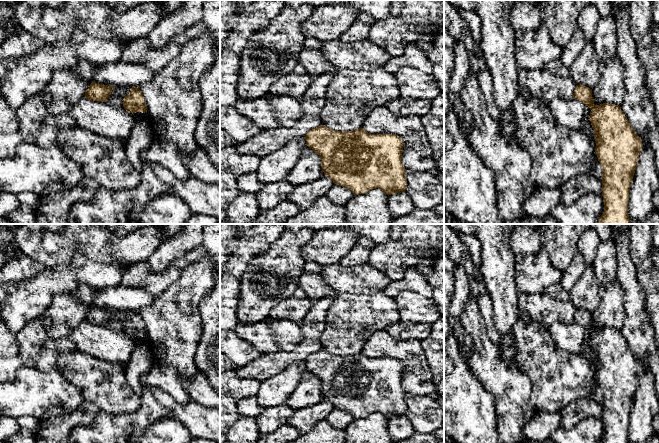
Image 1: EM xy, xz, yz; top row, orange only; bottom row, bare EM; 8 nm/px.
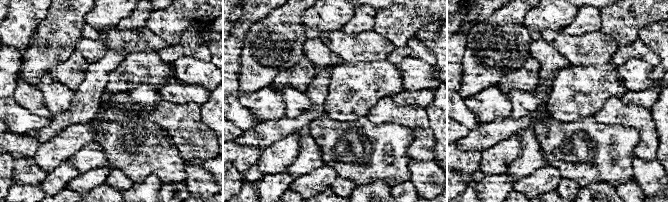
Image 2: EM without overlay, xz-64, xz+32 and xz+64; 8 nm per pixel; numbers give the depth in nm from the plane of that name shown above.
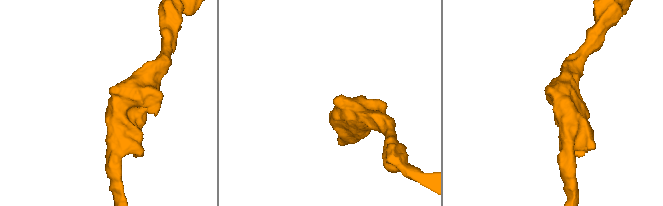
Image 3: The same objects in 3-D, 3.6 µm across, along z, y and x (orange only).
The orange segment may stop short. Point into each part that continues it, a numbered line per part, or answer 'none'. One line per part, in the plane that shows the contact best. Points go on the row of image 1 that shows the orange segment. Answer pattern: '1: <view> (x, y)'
none

